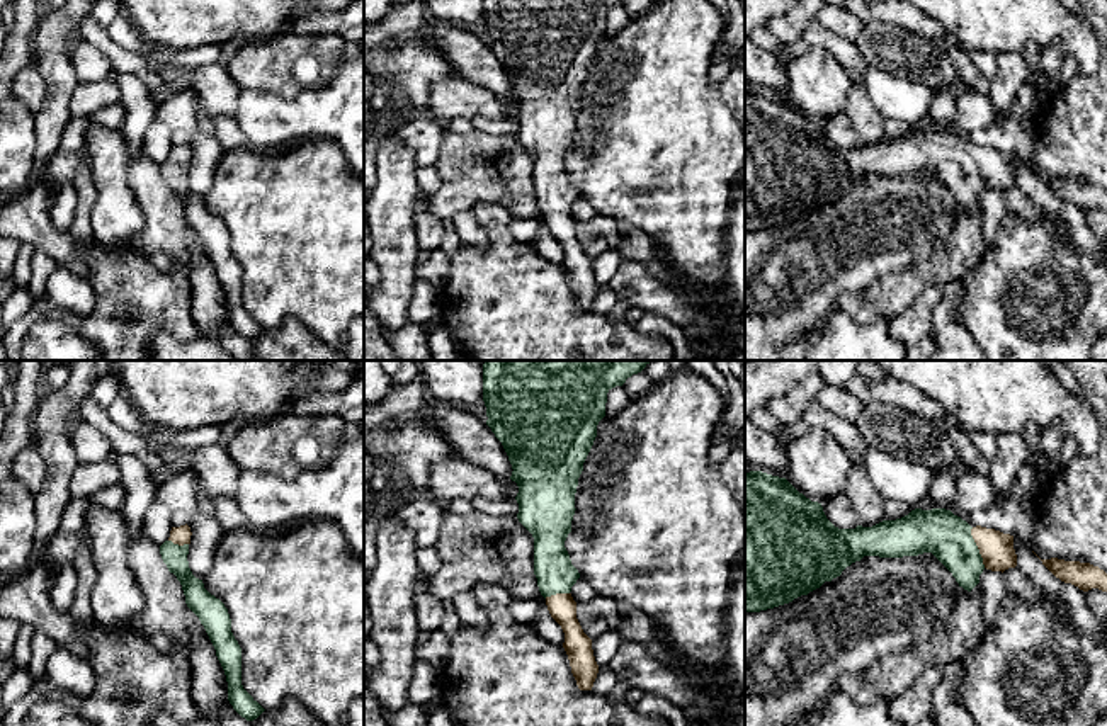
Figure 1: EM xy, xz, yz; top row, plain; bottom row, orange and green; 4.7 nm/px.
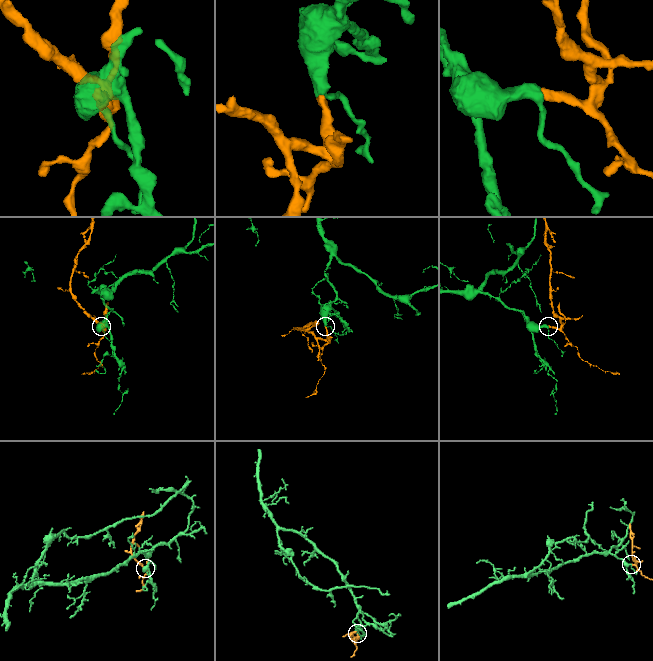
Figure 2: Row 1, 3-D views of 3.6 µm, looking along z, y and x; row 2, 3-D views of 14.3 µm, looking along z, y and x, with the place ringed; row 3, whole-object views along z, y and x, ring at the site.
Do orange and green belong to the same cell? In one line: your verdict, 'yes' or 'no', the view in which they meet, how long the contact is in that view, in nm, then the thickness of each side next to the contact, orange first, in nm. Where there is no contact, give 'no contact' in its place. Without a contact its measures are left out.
yes | yz | 200 nm | 160/220 nm

